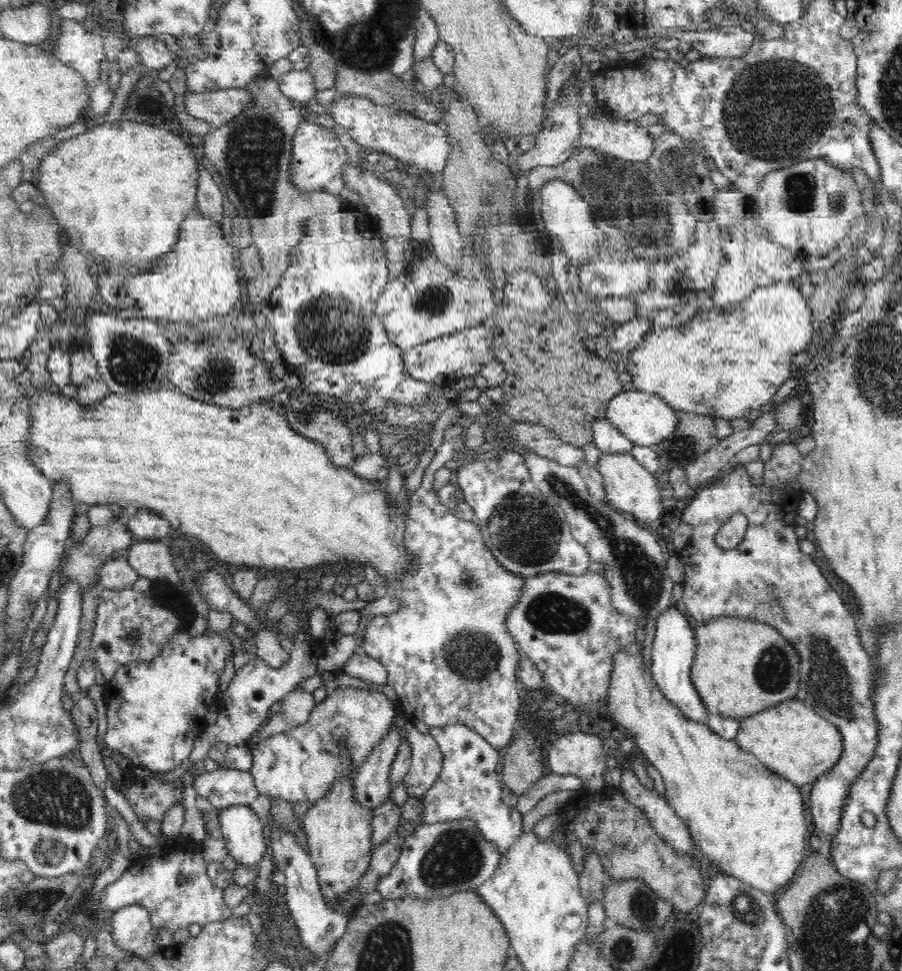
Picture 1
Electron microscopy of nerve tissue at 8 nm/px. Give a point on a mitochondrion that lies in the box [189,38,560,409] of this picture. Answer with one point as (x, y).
(254, 149)

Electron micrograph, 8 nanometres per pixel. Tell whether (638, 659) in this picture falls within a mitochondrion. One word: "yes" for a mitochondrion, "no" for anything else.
no

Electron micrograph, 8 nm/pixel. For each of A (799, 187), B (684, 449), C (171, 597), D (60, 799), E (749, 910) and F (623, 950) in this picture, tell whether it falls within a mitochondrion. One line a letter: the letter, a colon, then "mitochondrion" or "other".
A: mitochondrion
B: mitochondrion
C: other
D: mitochondrion
E: mitochondrion
F: mitochondrion

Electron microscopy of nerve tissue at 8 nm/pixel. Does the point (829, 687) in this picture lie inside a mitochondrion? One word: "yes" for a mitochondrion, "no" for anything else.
yes

